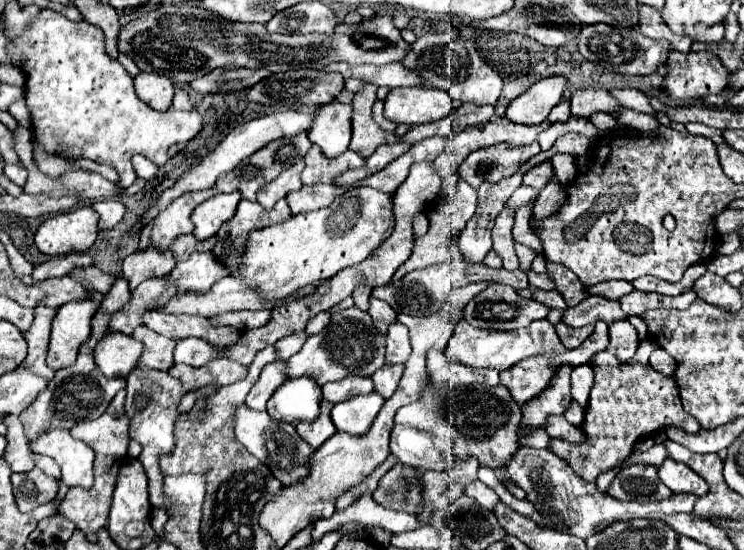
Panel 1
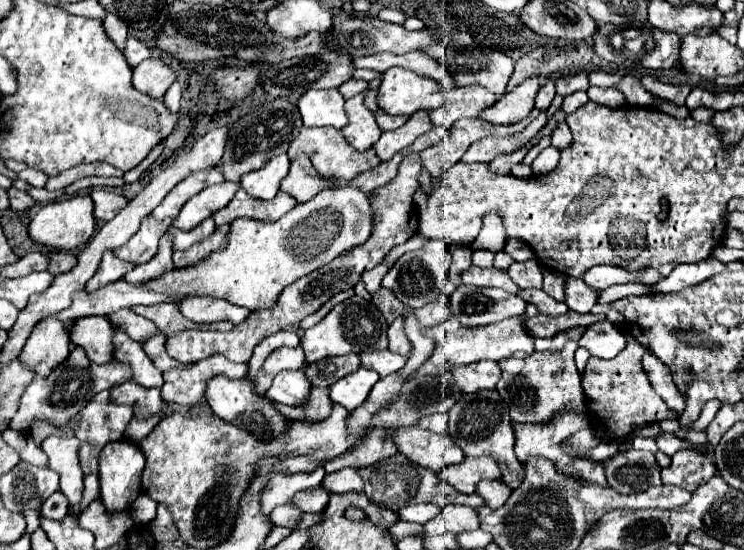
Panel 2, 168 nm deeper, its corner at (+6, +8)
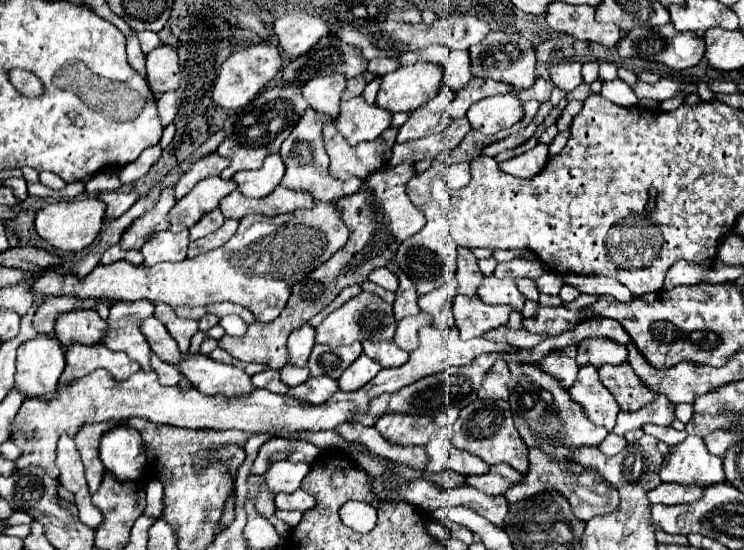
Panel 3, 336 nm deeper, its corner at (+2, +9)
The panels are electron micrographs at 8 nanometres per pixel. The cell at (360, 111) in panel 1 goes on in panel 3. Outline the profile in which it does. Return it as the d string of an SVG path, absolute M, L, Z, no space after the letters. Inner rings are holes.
M357 96L341 102L341 114L335 126L349 144L359 144L381 136L381 132L391 126L391 118L391 112L381 110L375 104L367 104L361 96Z

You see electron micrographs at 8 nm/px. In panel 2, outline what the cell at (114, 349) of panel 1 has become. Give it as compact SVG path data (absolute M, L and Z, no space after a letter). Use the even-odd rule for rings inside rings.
M81 317L73 323L71 341L85 349L93 363L113 361L115 327L105 317Z

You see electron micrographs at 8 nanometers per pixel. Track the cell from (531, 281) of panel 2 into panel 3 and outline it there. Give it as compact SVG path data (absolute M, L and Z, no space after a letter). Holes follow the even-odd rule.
M517 278L515 284L517 284L517 288L521 290L521 294L523 294L527 300L537 300L537 298L539 298L539 290L537 290L537 286L535 286L535 280Z

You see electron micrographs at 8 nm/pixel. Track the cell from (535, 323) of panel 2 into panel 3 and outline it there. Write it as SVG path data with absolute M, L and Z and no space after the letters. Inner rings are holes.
M511 312L509 322L505 326L499 326L497 330L489 330L489 334L483 334L483 338L489 338L493 342L505 342L509 346L517 346L517 348L531 348L535 344L539 344L545 336L539 334L529 334L523 326L521 326L521 312Z

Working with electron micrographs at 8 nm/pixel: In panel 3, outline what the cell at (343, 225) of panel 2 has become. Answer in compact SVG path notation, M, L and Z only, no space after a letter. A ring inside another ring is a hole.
M335 200L333 202L317 202L311 210L295 210L295 212L289 212L289 214L281 214L281 216L275 216L275 218L269 218L269 216L245 216L243 220L239 220L239 228L237 232L233 234L233 238L223 244L221 248L215 248L211 252L205 252L201 256L195 256L195 258L185 258L181 262L159 262L155 266L131 266L129 262L113 262L109 266L103 266L99 264L97 270L93 270L93 274L89 274L89 278L73 278L73 274L57 274L57 268L53 270L41 270L41 274L37 274L37 282L33 282L33 292L39 292L39 294L49 294L49 296L79 296L79 298L101 298L101 300L121 300L121 302L137 302L137 300L151 300L151 302L165 302L169 306L205 306L205 304L213 304L213 302L233 302L233 304L239 304L239 306L245 306L253 312L253 316L259 320L259 322L271 322L275 320L281 310L285 308L289 296L291 296L291 288L293 284L297 284L301 278L305 278L309 272L313 272L319 264L323 264L329 256L333 256L349 238L349 230L347 226L343 224L343 220L339 218L337 210L335 210Z

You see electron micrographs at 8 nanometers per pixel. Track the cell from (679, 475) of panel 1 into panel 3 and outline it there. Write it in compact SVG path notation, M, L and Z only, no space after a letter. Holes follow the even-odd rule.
M687 436L683 442L675 444L673 450L664 442L658 443L662 455L667 455L667 462L661 466L661 482L677 484L699 484L713 486L715 482L725 482L723 460L713 456L703 438Z

